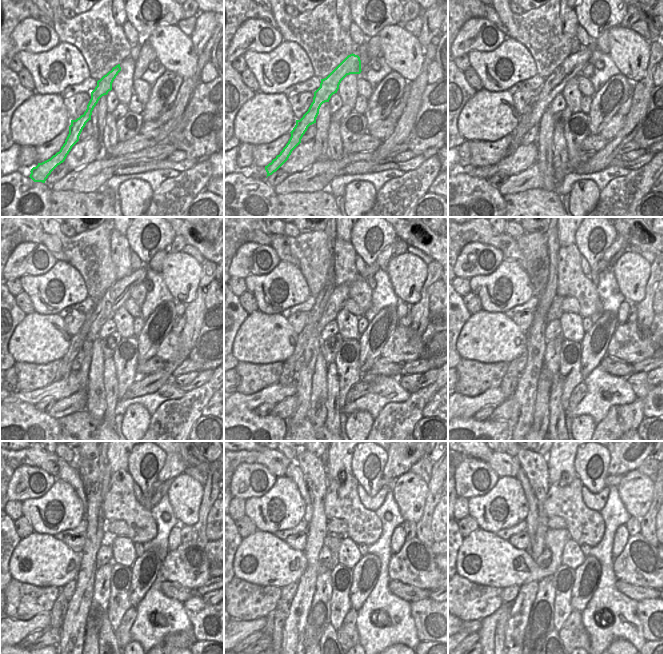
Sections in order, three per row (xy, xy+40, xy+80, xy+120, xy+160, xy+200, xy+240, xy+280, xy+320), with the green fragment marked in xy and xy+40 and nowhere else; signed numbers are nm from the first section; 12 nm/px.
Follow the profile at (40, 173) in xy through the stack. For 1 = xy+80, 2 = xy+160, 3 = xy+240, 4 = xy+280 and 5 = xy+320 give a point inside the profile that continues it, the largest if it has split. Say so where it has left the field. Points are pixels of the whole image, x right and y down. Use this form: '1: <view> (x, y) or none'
1: xy+80 (571, 67)
2: xy+160 (340, 294)
3: xy+240 (157, 484)
4: xy+280 (383, 481)
5: xy+320 (611, 480)

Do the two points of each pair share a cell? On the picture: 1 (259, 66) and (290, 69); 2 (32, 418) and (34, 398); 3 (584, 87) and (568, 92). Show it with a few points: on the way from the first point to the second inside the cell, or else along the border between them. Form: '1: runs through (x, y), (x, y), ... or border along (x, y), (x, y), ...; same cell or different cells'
1: runs through (267, 67), (282, 68); same cell
2: border along (10, 402), (28, 402), (33, 405); different cells
3: border along (576, 77), (578, 89), (583, 94); different cells

